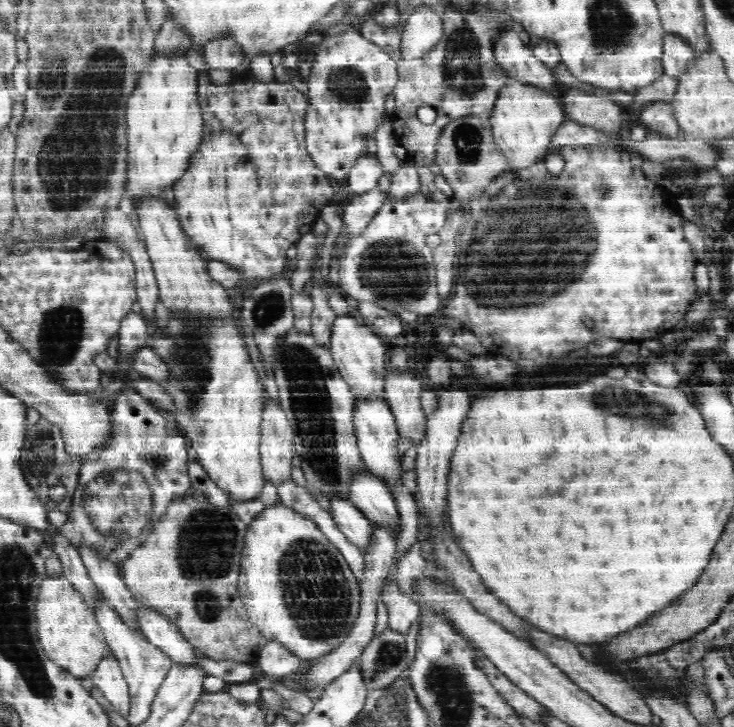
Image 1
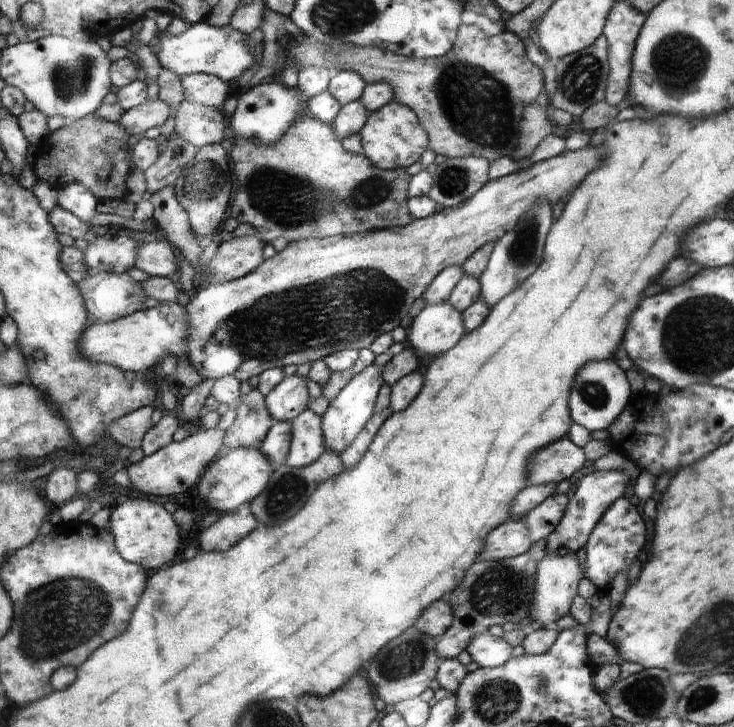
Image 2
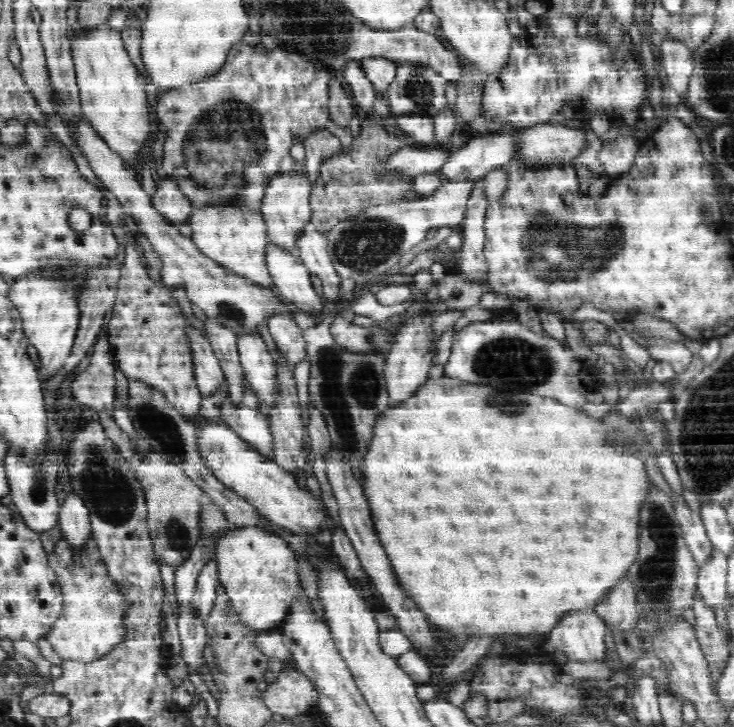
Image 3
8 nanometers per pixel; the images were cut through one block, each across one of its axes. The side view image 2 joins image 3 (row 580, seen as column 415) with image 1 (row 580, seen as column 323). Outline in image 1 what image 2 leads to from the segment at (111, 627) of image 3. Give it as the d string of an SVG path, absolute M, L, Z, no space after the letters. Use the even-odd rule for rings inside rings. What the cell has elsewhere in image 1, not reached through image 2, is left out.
M63 575L48 576L40 583L35 604L37 635L45 653L58 666L79 678L90 677L105 656L107 644L93 611Z

